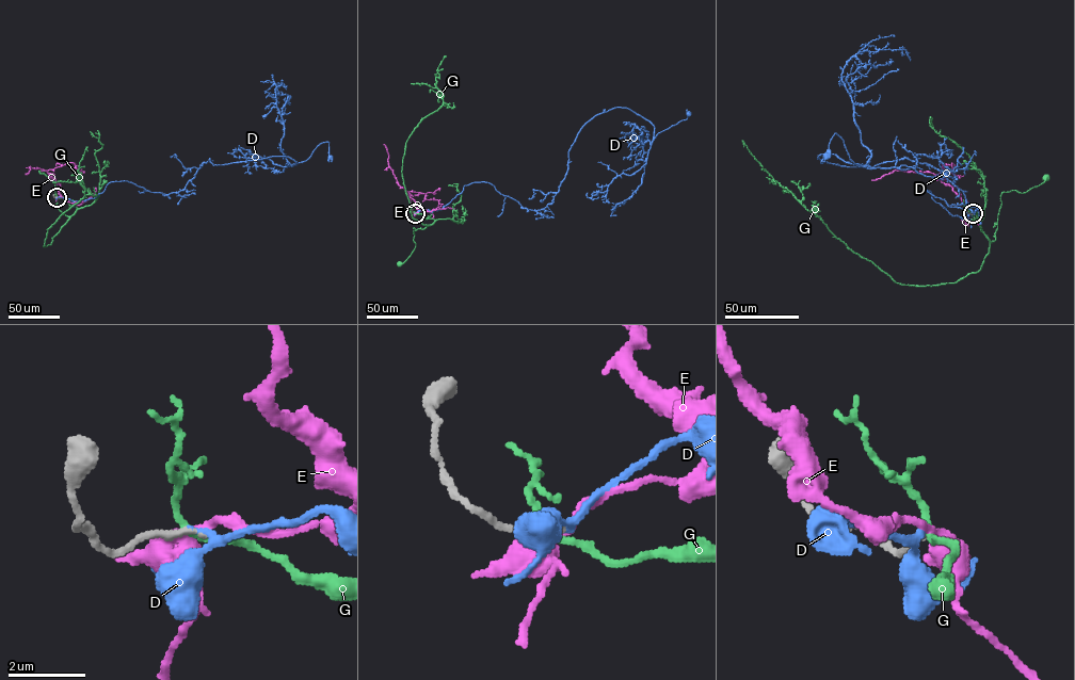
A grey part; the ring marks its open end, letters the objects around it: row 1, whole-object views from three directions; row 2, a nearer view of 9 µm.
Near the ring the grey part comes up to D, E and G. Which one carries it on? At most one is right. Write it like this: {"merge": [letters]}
{"merge": ["D"]}

